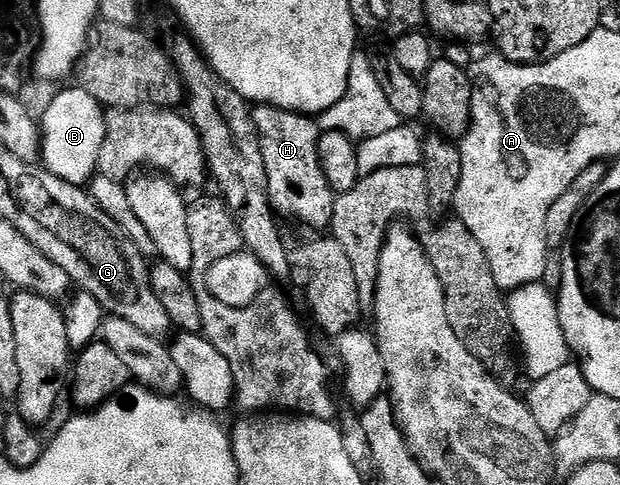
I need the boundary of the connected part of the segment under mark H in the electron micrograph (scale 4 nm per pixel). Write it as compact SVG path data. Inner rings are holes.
M260 104L253 109L254 125L264 154L264 170L268 174L270 207L279 217L295 220L306 228L329 229L336 193L328 186L318 157L317 123L309 115Z

